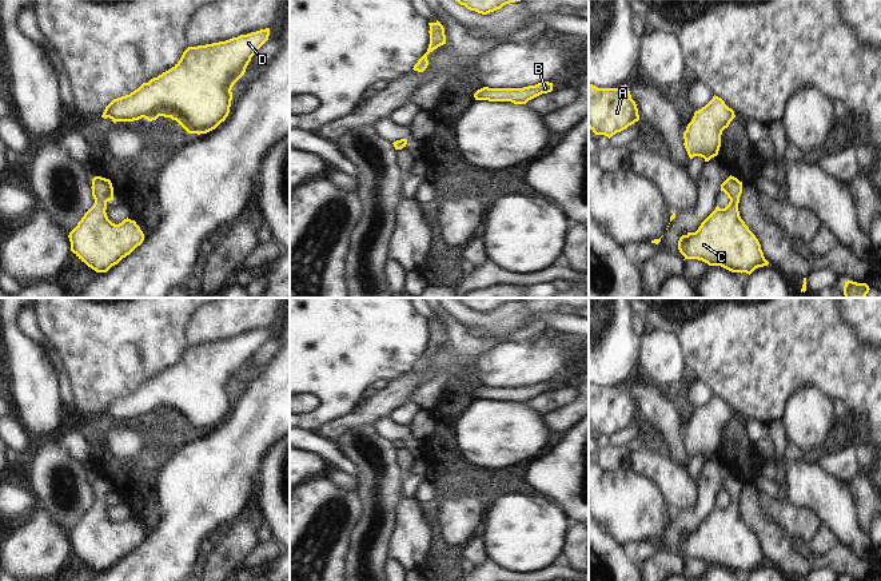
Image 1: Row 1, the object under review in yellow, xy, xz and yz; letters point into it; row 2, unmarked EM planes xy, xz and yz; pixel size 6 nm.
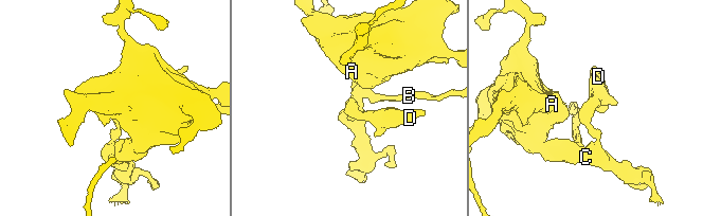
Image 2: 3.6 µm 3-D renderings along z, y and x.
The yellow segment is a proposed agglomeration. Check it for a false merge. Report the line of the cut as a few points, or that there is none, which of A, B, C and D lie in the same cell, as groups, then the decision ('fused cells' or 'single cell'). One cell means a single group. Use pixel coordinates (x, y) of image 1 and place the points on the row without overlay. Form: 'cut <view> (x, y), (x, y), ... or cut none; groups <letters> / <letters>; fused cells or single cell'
cut none; groups A B C D; single cell

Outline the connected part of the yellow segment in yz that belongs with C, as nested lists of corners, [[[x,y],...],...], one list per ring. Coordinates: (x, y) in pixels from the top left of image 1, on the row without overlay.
[[[730,474],[721,483],[721,490],[730,498],[729,504],[725,508],[717,505],[695,532],[682,534],[678,549],[685,558],[698,558],[709,565],[721,565],[731,572],[750,574],[769,561],[758,538],[740,516],[742,481]]]

